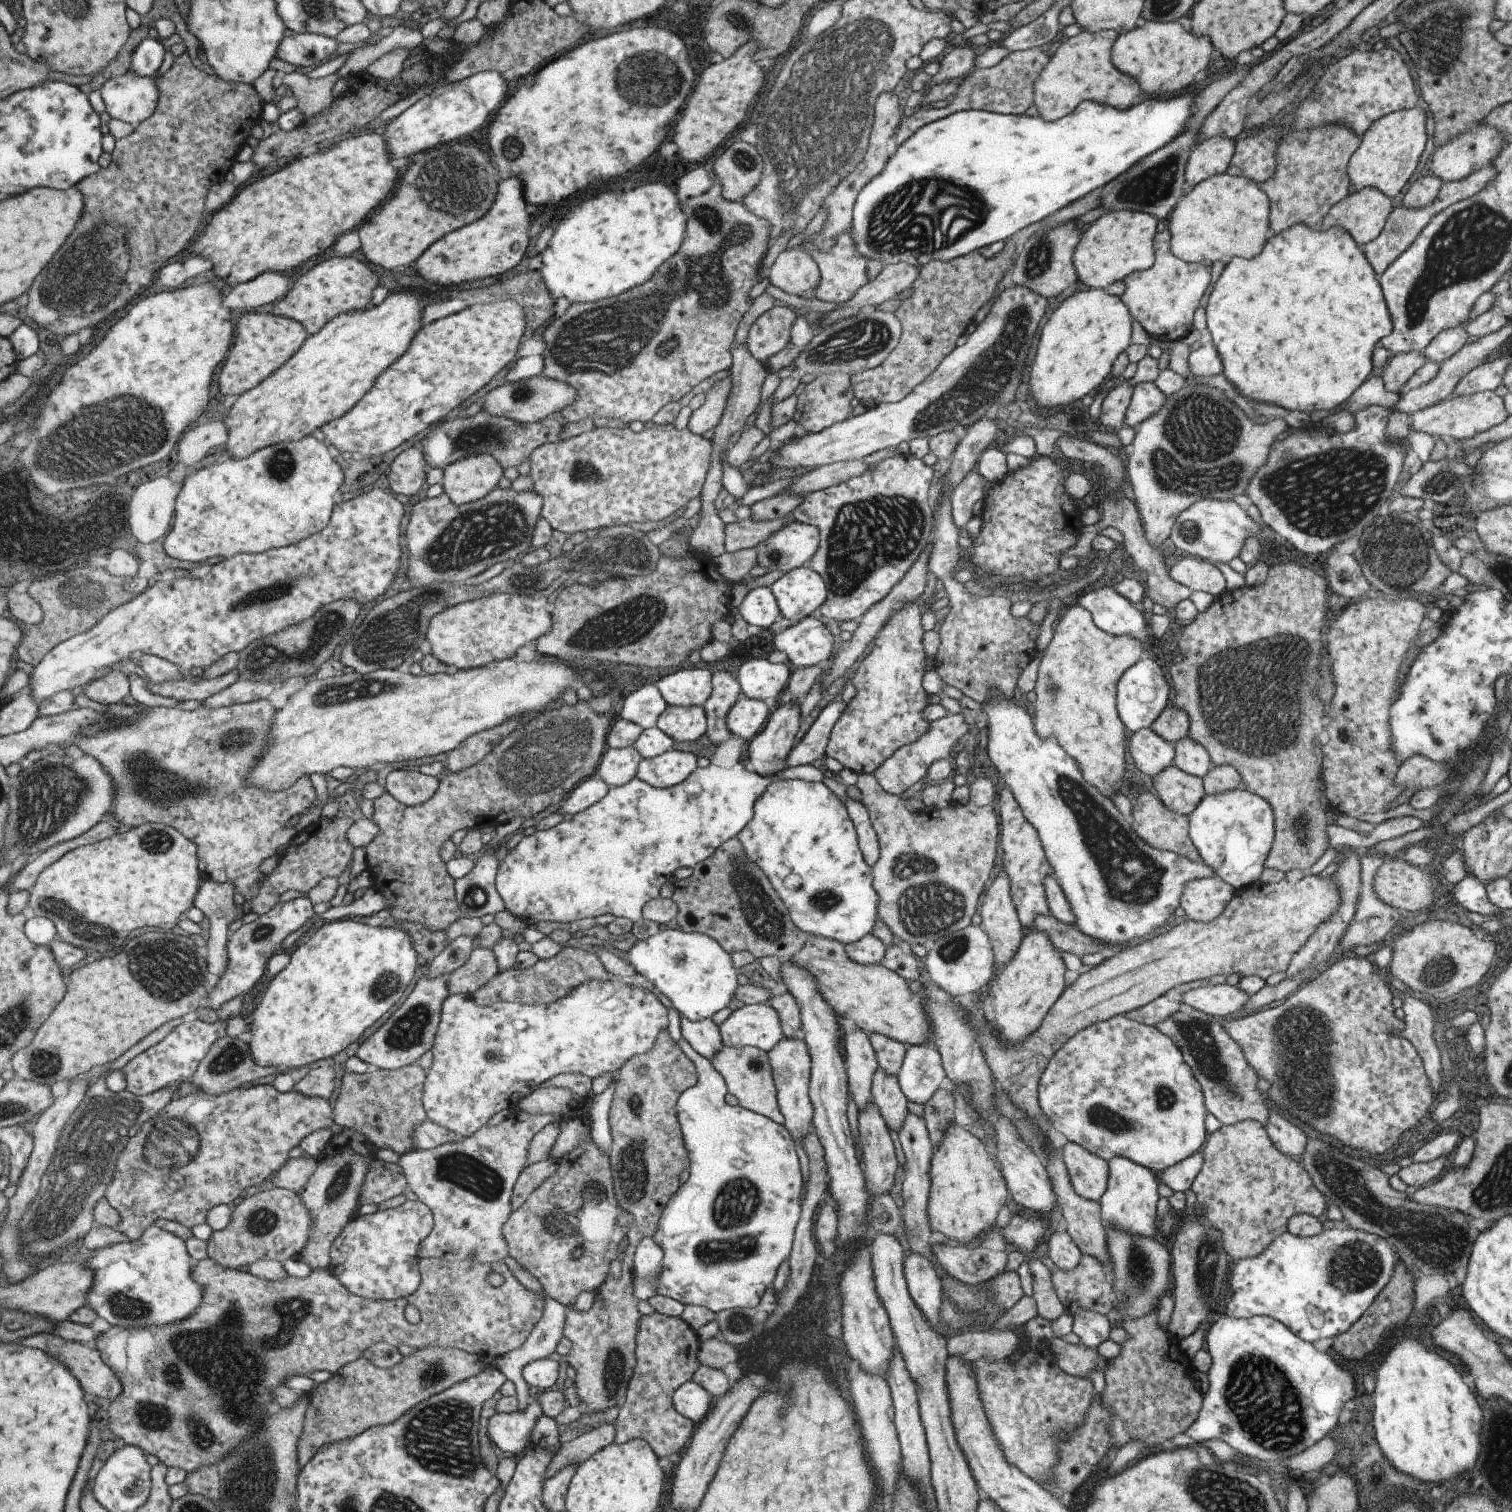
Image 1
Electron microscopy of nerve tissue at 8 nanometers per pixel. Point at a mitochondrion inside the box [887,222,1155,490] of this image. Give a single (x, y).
(991, 373)

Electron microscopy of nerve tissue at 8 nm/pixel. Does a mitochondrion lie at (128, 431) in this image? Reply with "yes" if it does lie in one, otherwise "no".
yes

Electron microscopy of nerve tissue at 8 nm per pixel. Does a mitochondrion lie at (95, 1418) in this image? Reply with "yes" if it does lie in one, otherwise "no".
no

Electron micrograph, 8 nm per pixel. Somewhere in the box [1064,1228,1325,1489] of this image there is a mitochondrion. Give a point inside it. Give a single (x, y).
(1255, 1386)

